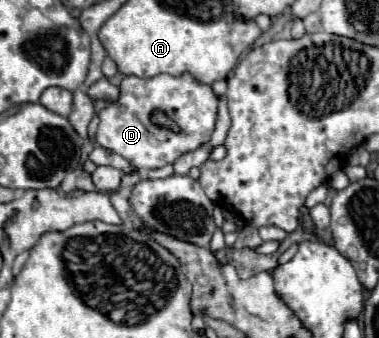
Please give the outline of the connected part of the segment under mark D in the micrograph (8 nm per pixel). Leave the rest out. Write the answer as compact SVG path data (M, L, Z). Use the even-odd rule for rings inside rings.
M161 74L155 78L137 78L137 76L125 76L119 84L119 98L111 104L107 104L97 116L99 116L99 126L97 126L97 144L127 158L135 168L139 170L155 170L155 168L163 168L167 164L173 164L179 156L183 156L185 152L197 150L201 144L207 144L213 130L215 130L215 122L217 122L217 102L219 98L215 96L213 88L207 84L197 84L197 80L193 80L193 76L169 76L169 74ZM153 112L165 112L165 116L169 116L169 120L173 120L179 130L173 132L171 128L159 126L151 122Z

